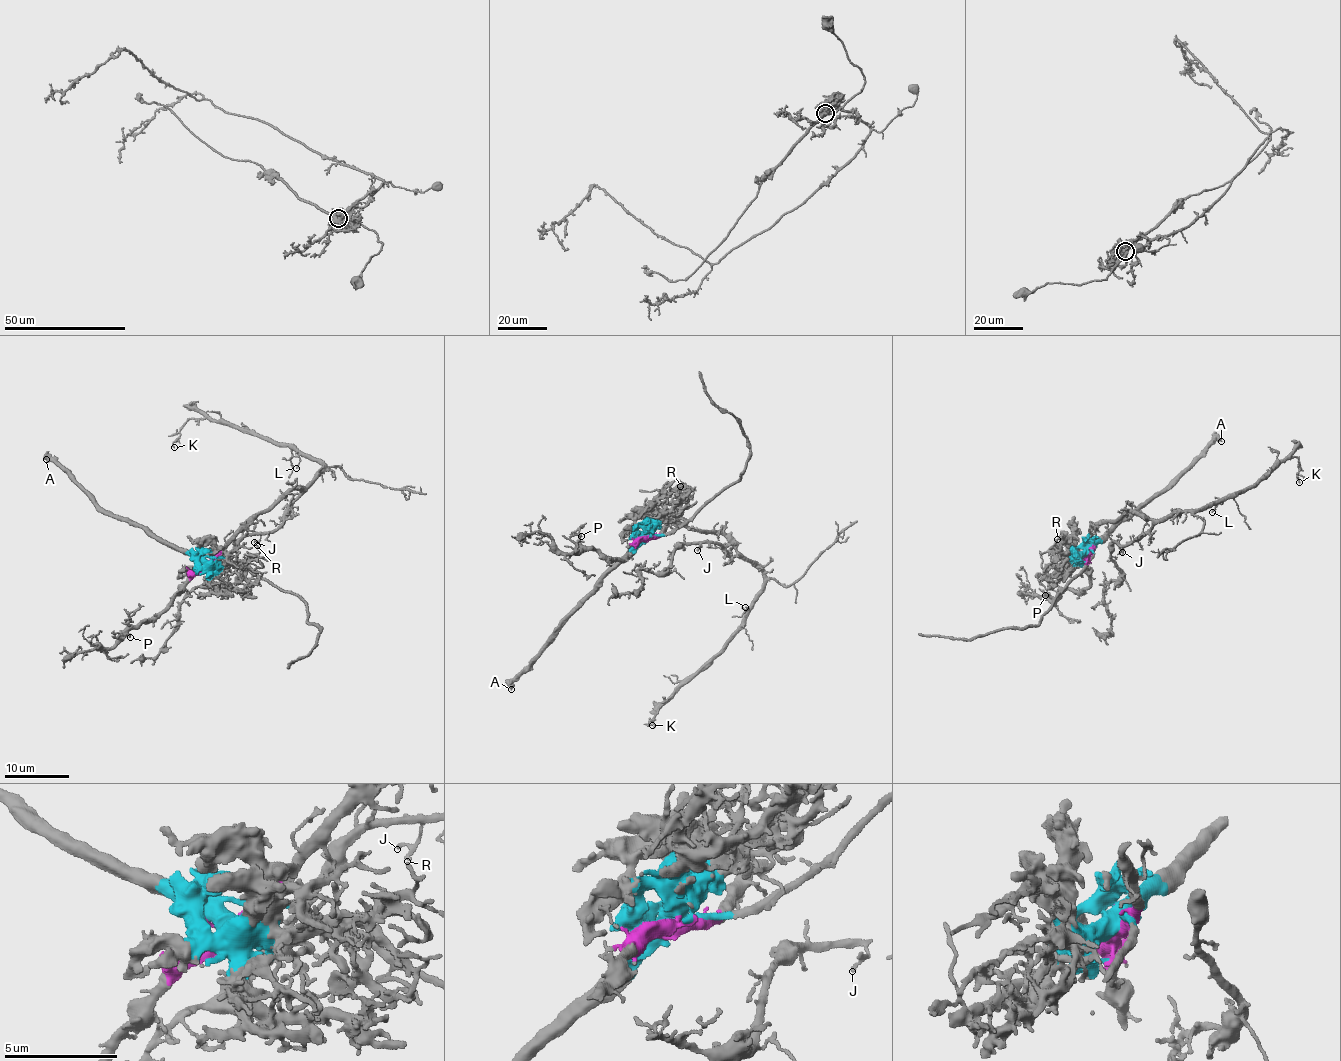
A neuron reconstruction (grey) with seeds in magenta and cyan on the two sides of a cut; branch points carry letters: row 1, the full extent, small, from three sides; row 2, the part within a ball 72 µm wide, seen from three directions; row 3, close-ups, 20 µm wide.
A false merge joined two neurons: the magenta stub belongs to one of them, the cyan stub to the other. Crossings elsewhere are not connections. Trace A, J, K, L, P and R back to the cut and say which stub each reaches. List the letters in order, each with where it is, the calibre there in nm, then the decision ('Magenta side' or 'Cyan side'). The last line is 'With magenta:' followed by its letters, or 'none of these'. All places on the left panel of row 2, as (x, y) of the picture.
A: Place: (46, 459). Thickness 440 nm. Cyan side
J: Place: (254, 542). Thickness 170 nm. Magenta side
K: Place: (174, 447). Thickness 100 nm. Magenta side
L: Place: (296, 468). Thickness 110 nm. Magenta side
P: Place: (130, 637). Thickness 160 nm. Magenta side
R: Place: (257, 545). Thickness 110 nm. Cyan side
With magenta: J, K, L, P

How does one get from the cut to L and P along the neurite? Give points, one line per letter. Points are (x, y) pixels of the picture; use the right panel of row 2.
L: (1087, 552), (1094, 537), (1091, 530), (1131, 511), (1161, 521), (1217, 502), (1211, 512)
P: (1087, 552), (1088, 587), (1061, 589), (1054, 597), (1049, 597), (1044, 591), (1045, 595)

